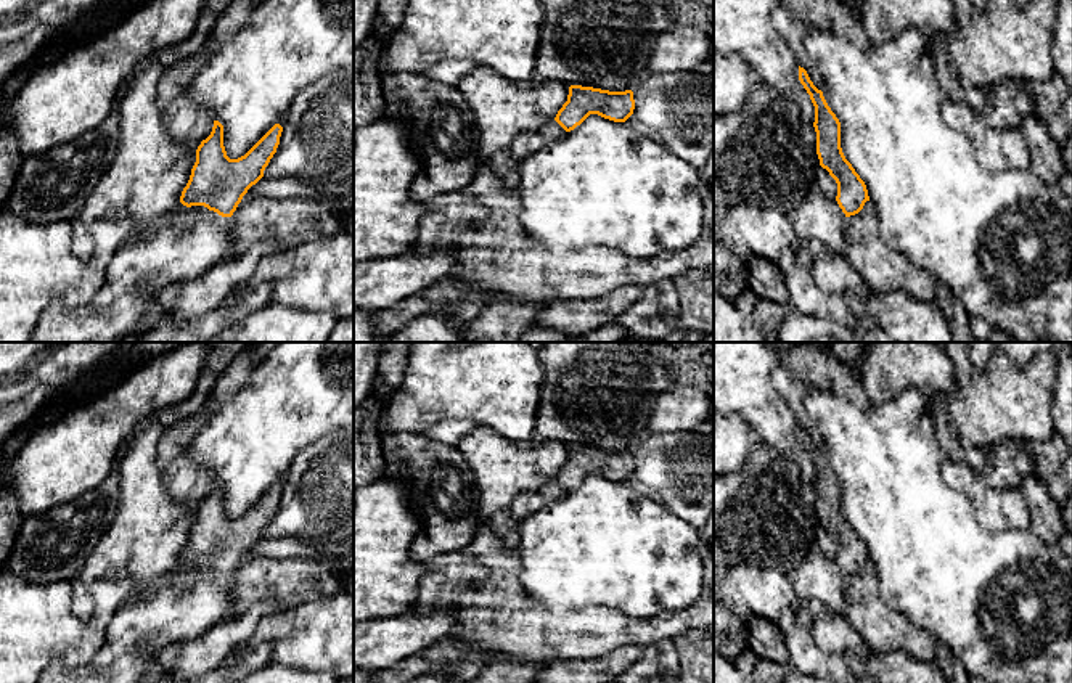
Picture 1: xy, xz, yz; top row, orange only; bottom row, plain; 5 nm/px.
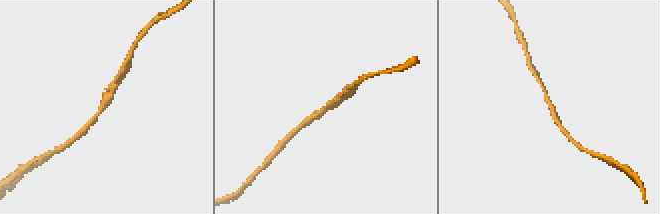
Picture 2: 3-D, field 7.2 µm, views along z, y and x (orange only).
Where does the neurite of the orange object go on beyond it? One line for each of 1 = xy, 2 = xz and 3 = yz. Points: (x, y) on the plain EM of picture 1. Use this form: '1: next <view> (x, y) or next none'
1: next none
2: next none
3: next none

